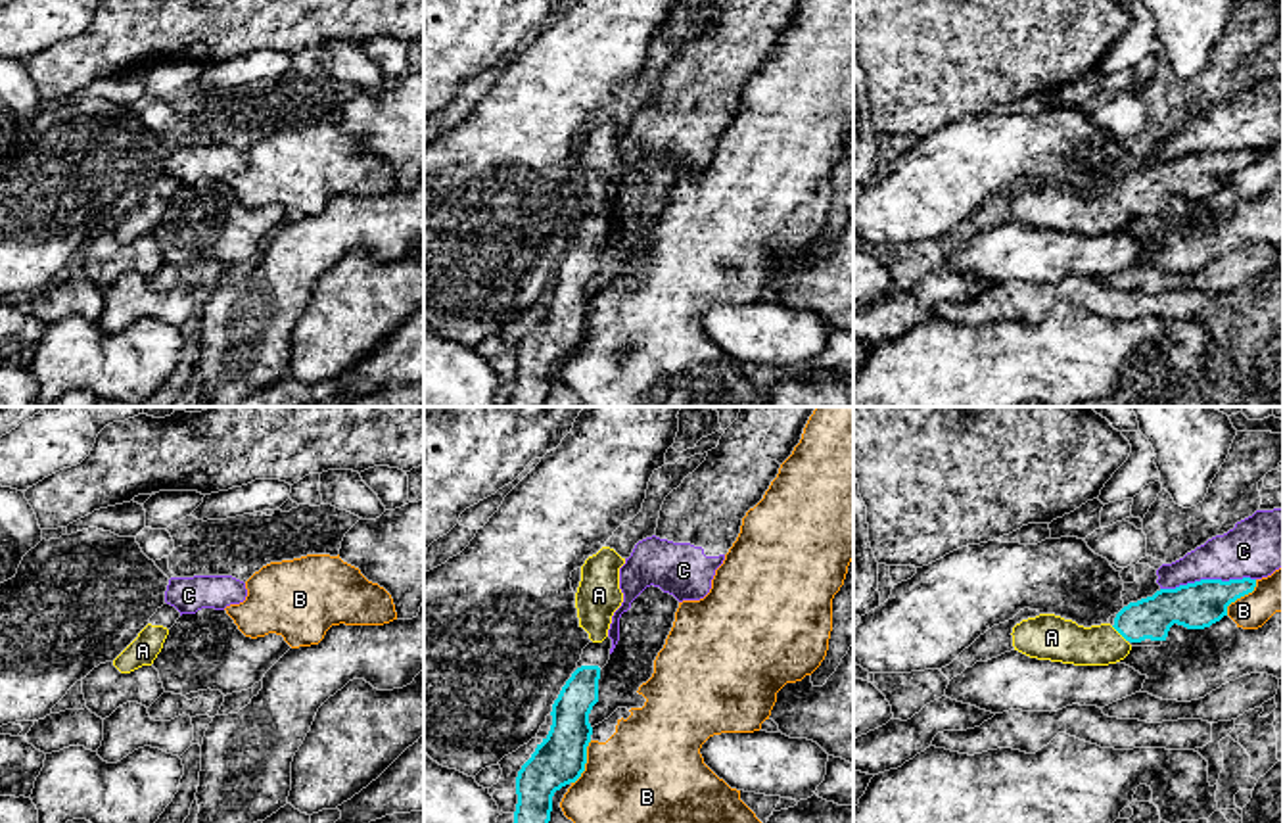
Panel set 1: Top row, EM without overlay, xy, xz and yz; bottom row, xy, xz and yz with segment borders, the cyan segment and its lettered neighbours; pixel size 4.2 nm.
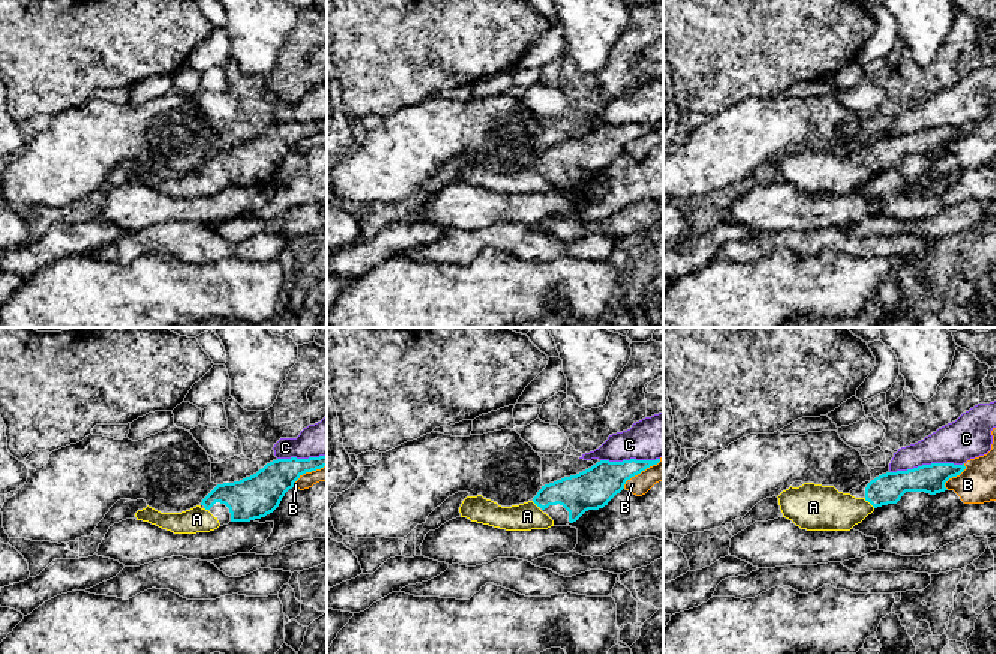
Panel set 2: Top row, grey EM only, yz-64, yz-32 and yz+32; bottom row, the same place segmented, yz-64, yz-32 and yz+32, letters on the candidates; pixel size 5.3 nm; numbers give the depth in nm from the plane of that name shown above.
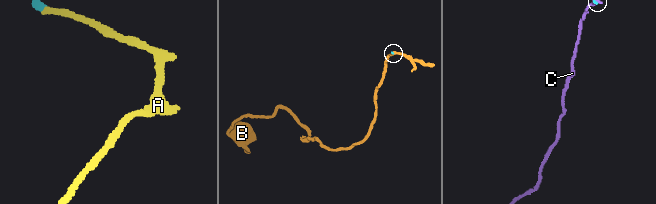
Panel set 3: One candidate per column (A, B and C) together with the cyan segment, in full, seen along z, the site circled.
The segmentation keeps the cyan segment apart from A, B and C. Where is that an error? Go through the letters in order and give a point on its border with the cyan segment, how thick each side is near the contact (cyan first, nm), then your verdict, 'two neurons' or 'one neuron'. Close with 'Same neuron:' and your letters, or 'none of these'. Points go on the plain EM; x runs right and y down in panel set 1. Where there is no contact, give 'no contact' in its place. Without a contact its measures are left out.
A: contact yz (1119, 202); calibres 180 and 180 nm; one neuron
B: contact yz (1241, 165); calibres 200 and 160 nm; two neurons
C: contact yz (1207, 150); calibres 200 and 240 nm; two neurons
Same neuron: A

